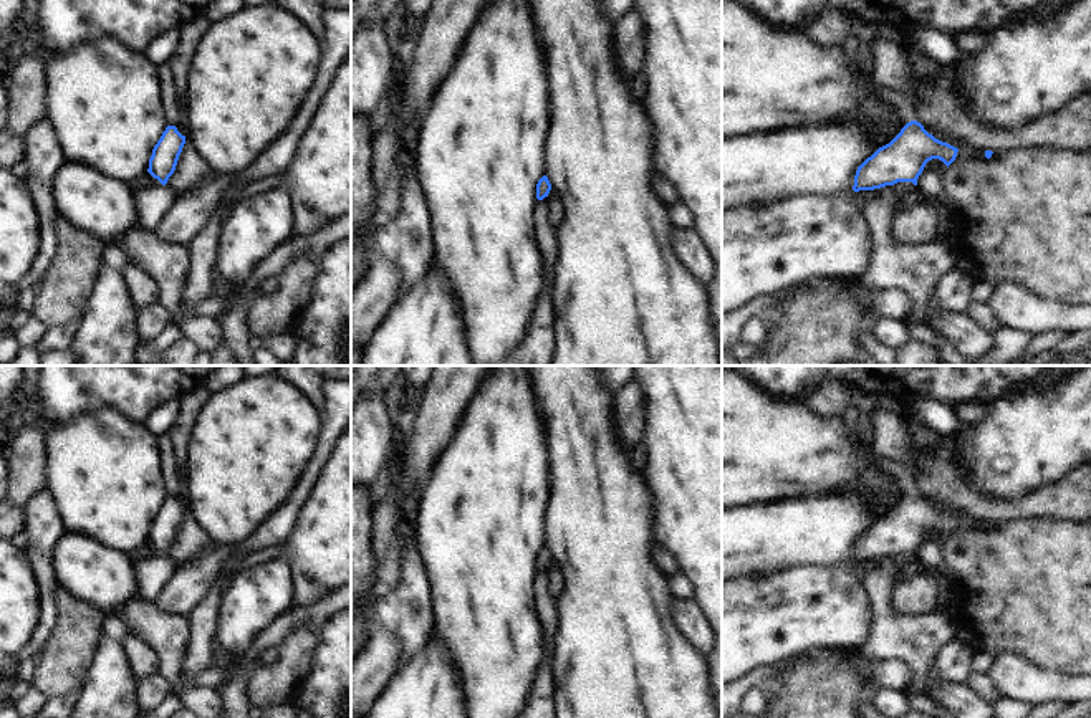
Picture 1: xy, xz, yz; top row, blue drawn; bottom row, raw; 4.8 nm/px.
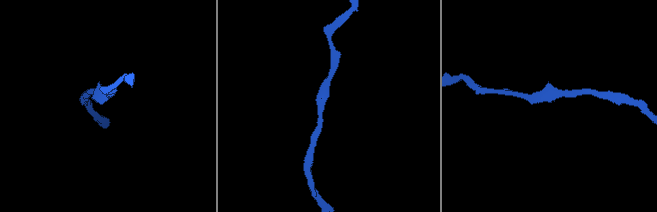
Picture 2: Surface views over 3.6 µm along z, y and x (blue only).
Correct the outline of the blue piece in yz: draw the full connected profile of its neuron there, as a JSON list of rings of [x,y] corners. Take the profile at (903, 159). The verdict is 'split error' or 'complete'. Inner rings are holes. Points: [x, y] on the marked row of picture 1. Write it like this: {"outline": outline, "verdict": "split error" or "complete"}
{"outline": [[[889,88],[879,89],[879,99],[894,106],[906,126],[886,146],[879,147],[856,170],[853,190],[874,190],[897,182],[912,182],[932,159],[947,167],[955,160],[959,149],[949,139],[939,141],[930,129],[916,121],[916,108],[901,93]]], "verdict": "split error"}

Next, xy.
{"outline": [[[185,119],[177,126],[167,126],[161,139],[152,149],[149,159],[147,172],[157,179],[162,185],[167,184],[169,177],[174,174],[179,156],[185,144]]], "verdict": "split error"}

